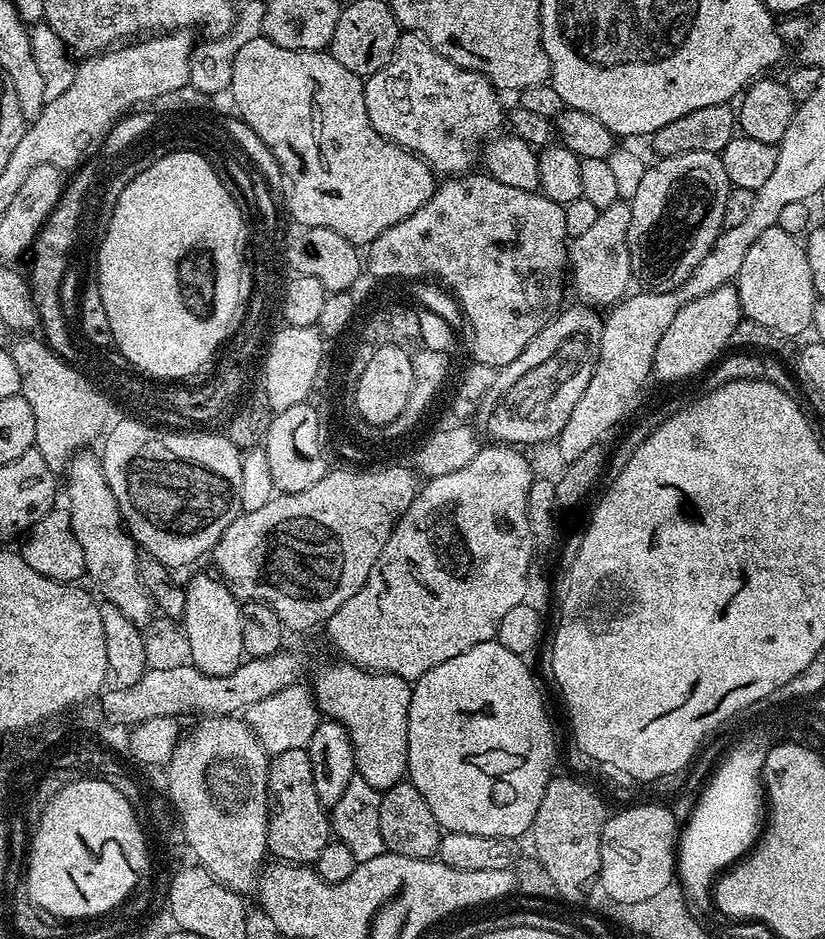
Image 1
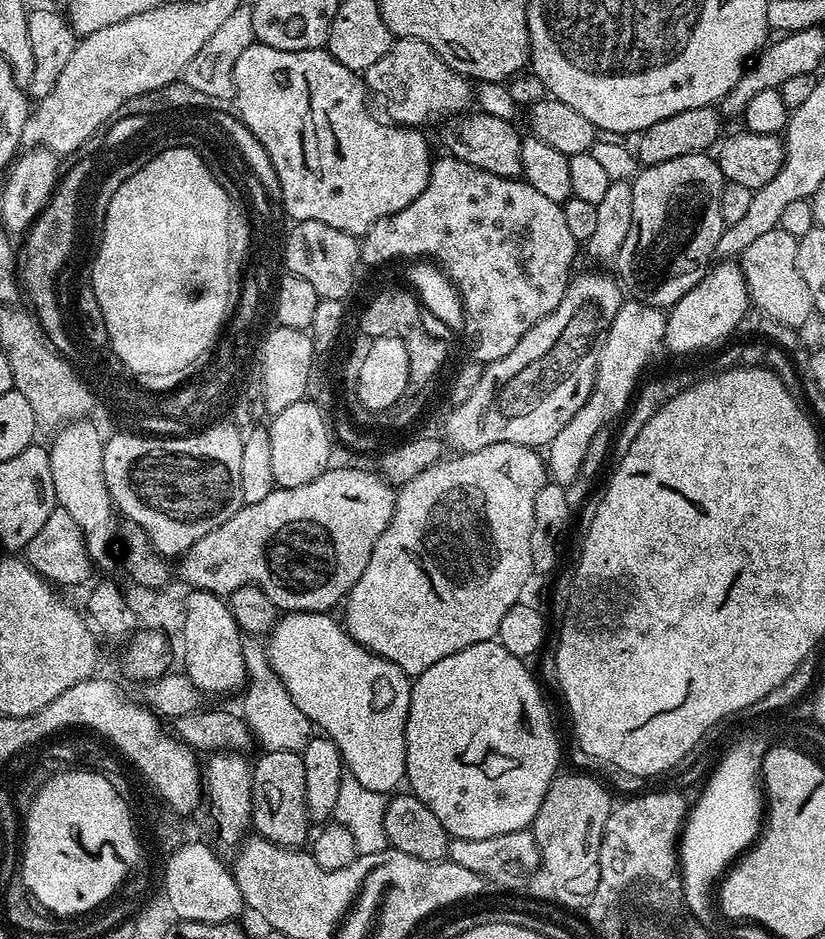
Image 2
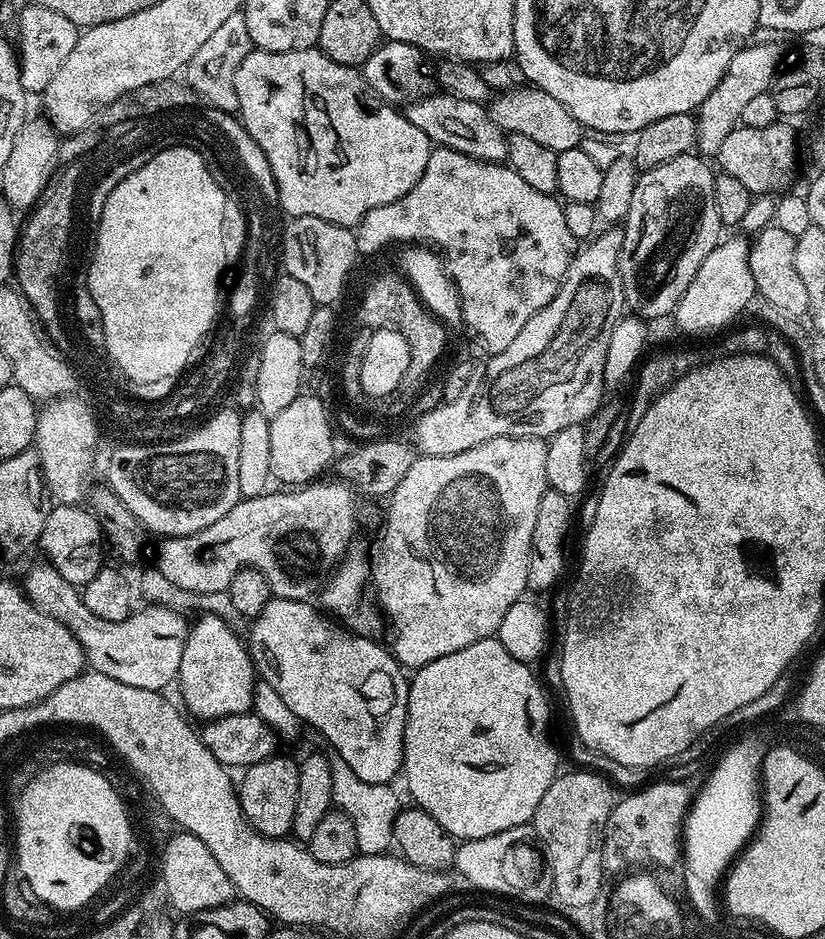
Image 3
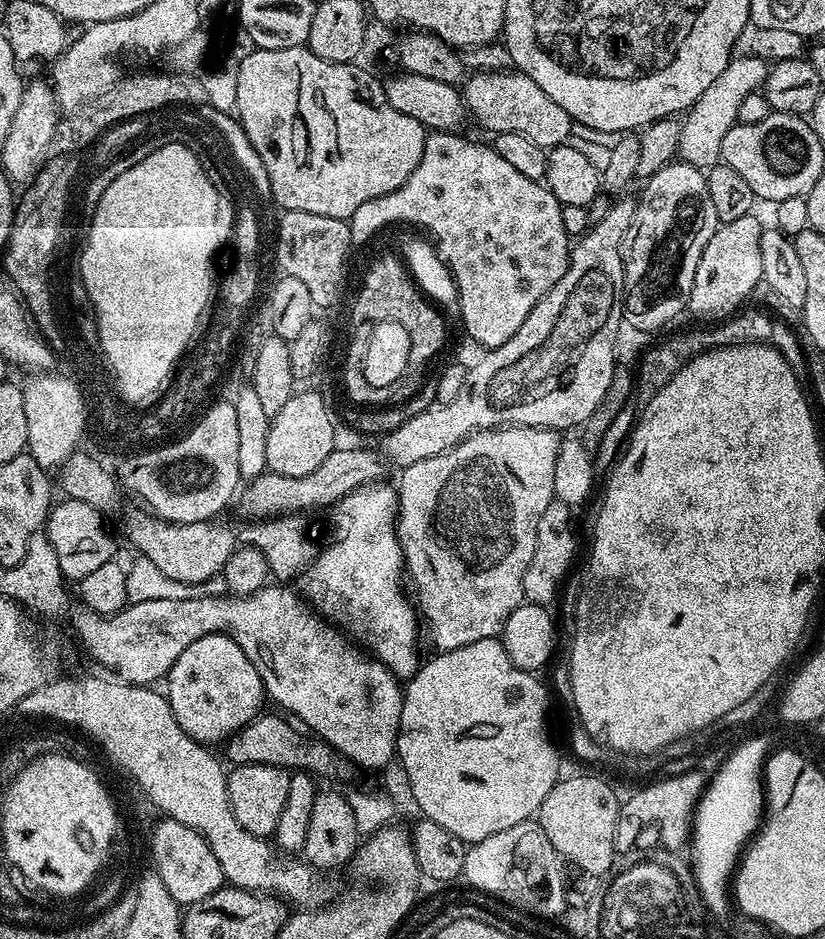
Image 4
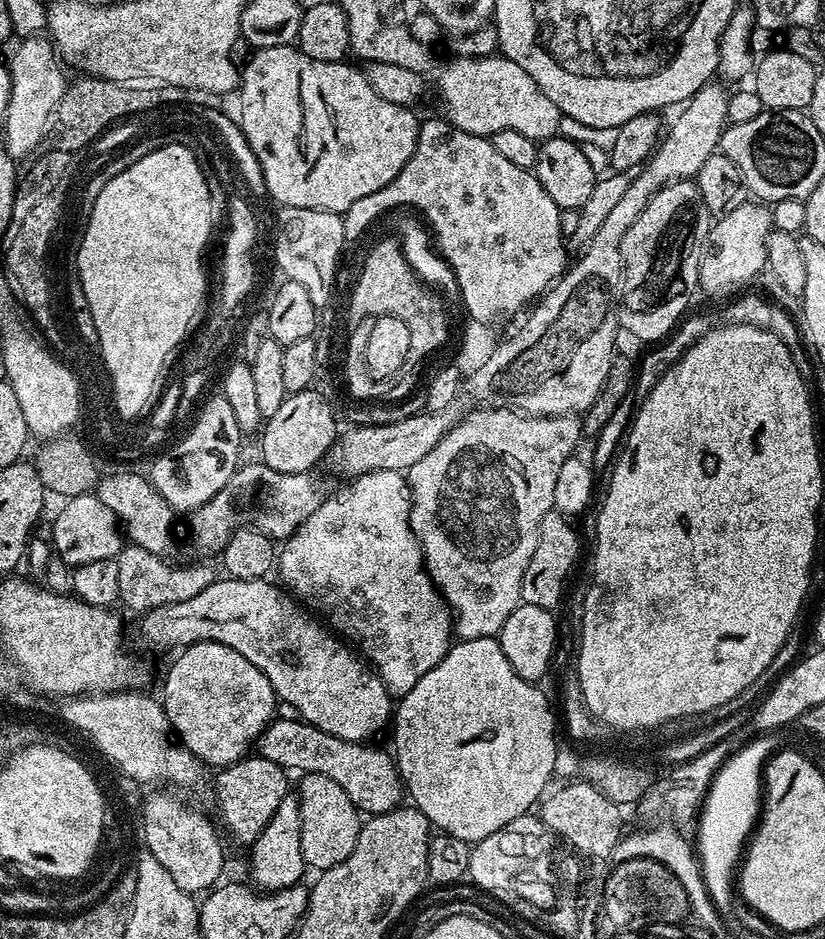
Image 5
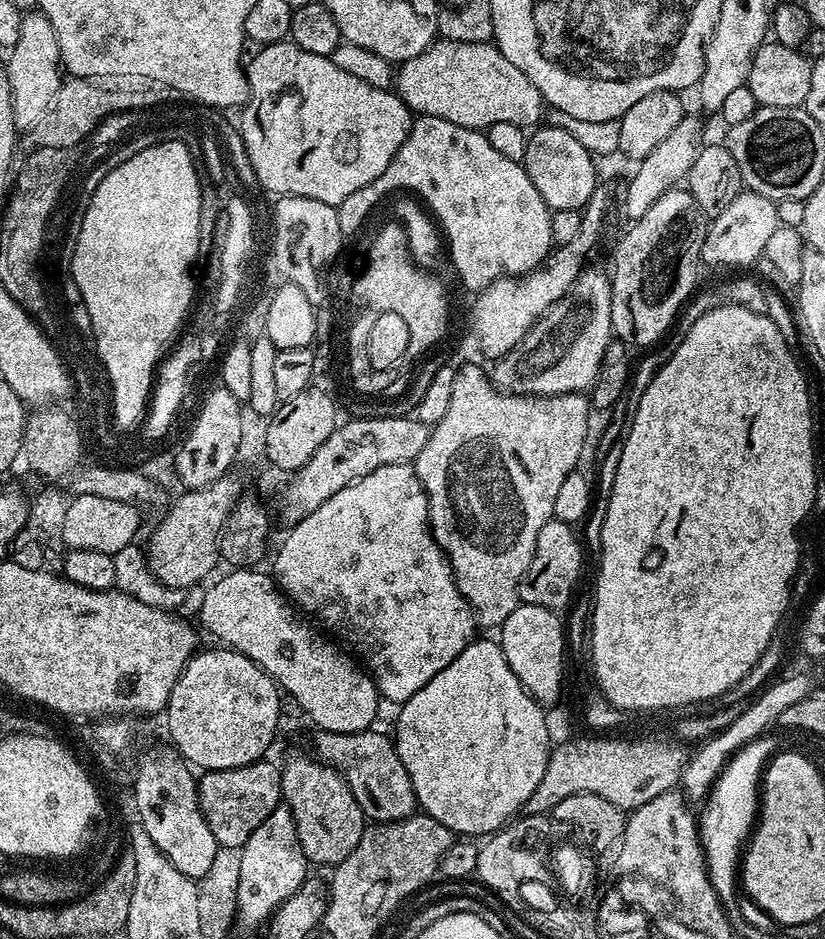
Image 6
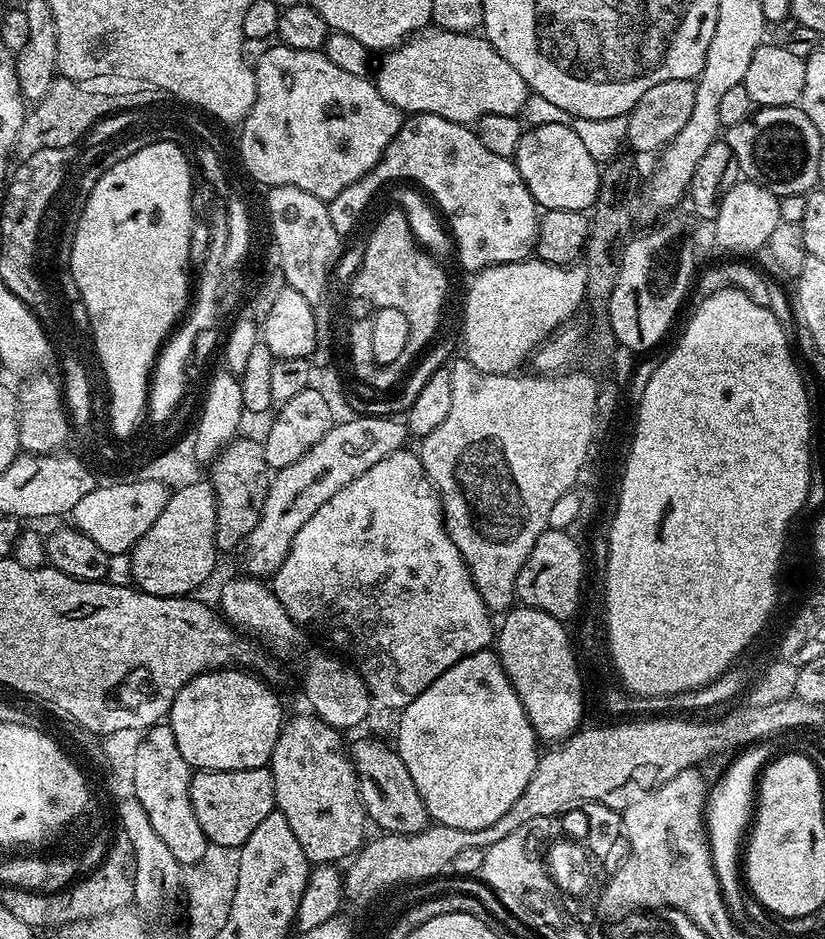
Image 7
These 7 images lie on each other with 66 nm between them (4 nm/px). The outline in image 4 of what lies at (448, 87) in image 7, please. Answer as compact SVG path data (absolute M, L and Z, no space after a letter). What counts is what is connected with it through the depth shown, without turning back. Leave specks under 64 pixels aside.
M519 70L483 72L477 71L469 75L462 84L464 105L468 107L468 115L477 120L489 134L509 132L522 134L530 138L530 142L538 142L545 150L556 148L559 144L568 143L572 135L574 123L571 116L538 86L525 72Z

